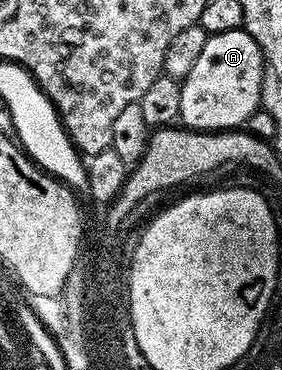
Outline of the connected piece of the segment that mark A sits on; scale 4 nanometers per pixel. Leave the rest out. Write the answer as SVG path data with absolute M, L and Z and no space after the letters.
M242 29L208 34L205 50L181 80L182 126L196 131L239 129L263 102L263 54L253 37Z

